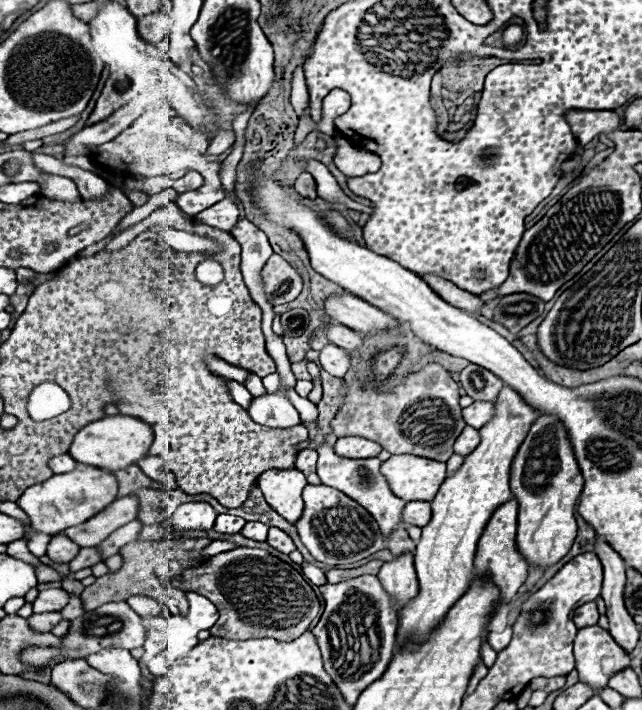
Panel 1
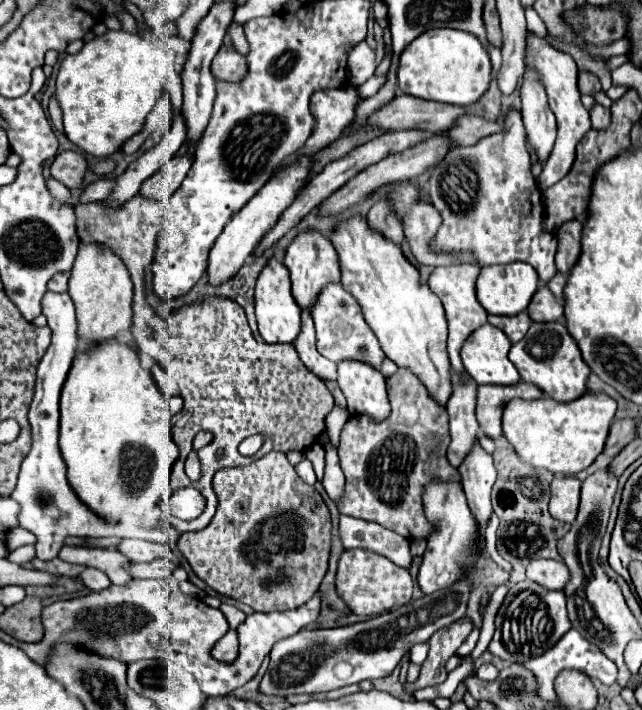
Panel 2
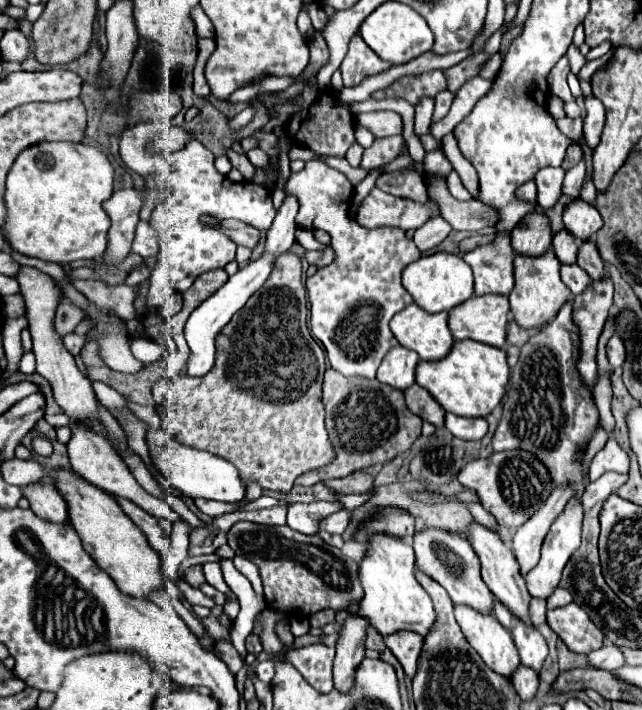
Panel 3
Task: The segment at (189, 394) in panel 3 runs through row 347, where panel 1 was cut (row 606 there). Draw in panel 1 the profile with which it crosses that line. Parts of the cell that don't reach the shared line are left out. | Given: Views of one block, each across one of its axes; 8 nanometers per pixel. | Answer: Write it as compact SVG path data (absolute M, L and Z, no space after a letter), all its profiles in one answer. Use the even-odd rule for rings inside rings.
M240 546L230 552L216 554L208 566L180 574L180 578L172 578L170 586L184 592L204 594L216 604L220 618L210 628L210 634L218 638L276 638L282 642L292 642L310 628L310 622L320 612L318 598L302 574L260 548Z

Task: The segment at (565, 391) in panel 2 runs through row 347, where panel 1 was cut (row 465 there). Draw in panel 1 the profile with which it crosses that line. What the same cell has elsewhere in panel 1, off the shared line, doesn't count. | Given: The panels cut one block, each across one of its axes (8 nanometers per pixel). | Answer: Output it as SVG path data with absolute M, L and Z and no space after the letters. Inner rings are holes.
M544 414L530 426L512 462L510 488L520 504L516 532L518 552L524 554L528 566L548 568L560 562L568 554L578 532L574 510L582 492L582 474L560 420Z

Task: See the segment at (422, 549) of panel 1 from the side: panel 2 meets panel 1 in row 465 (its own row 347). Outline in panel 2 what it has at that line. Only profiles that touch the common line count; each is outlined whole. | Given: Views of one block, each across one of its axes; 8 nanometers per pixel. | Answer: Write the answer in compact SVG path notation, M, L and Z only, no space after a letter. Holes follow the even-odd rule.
M484 324L464 342L460 350L462 364L478 384L518 384L520 374L508 360L510 346L512 342L500 328Z

